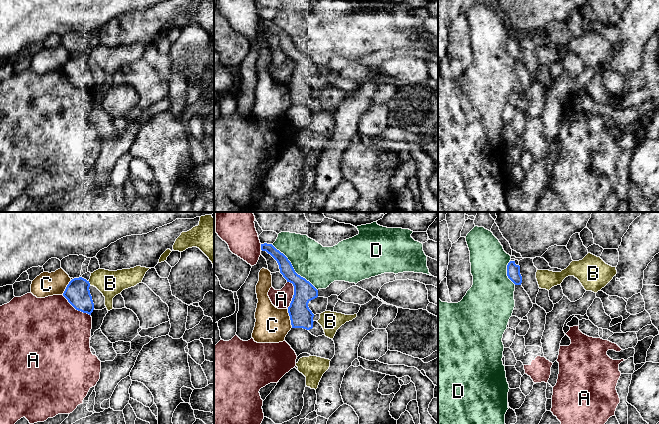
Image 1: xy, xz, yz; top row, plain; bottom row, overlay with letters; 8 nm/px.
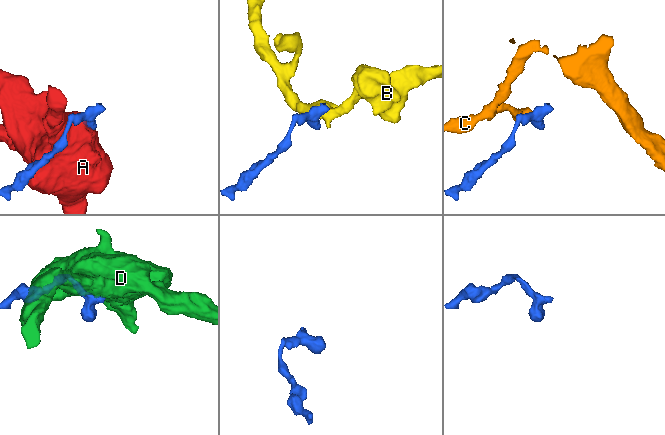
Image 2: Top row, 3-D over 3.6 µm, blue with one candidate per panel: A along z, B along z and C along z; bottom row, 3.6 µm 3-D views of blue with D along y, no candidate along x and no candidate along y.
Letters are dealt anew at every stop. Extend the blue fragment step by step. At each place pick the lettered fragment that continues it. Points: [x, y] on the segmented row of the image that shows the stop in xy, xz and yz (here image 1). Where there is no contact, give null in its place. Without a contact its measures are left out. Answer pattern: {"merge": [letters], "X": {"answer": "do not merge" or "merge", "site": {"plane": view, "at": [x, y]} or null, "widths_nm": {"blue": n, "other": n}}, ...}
{"merge": [], "A": {"answer": "do not merge", "site": {"plane": "xz", "at": [293, 295]}, "widths_nm": {"blue": 180, "other": 160}}, "B": {"answer": "do not merge", "site": {"plane": "xy", "at": [89, 283]}, "widths_nm": {"blue": 200, "other": 200}}, "C": {"answer": "do not merge", "site": {"plane": "xz", "at": [290, 318]}, "widths_nm": {"blue": 180, "other": 280}}, "D": {"answer": "do not merge", "site": {"plane": "xz", "at": [293, 268]}, "widths_nm": {"blue": 170, "other": 320}}}

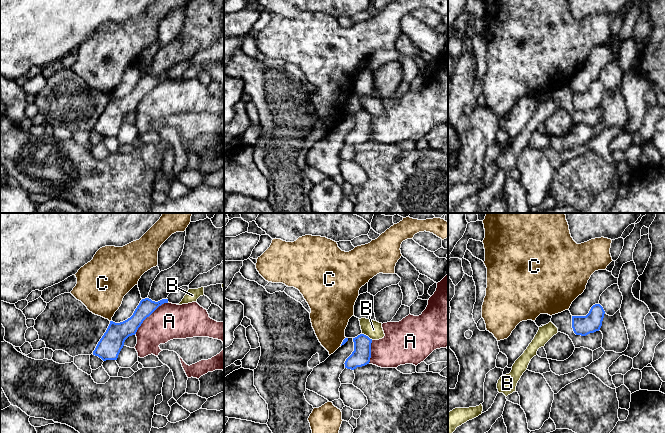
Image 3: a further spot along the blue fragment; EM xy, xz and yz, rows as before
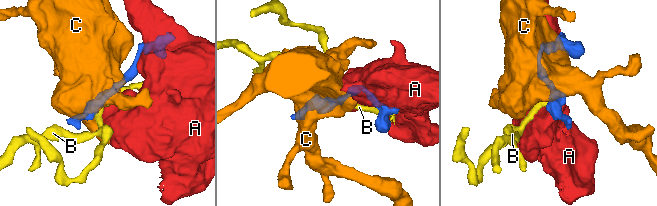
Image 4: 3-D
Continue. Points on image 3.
{"merge": [], "A": {"answer": "do not merge", "site": {"plane": "xy", "at": [149, 315]}, "widths_nm": {"blue": 140, "other": 300}}, "B": {"answer": "do not merge", "site": {"plane": "xz", "at": [367, 336]}, "widths_nm": {"blue": 150, "other": 140}}, "C": {"answer": "do not merge", "site": {"plane": "xz", "at": [343, 341]}, "widths_nm": {"blue": 40, "other": 320}}}

